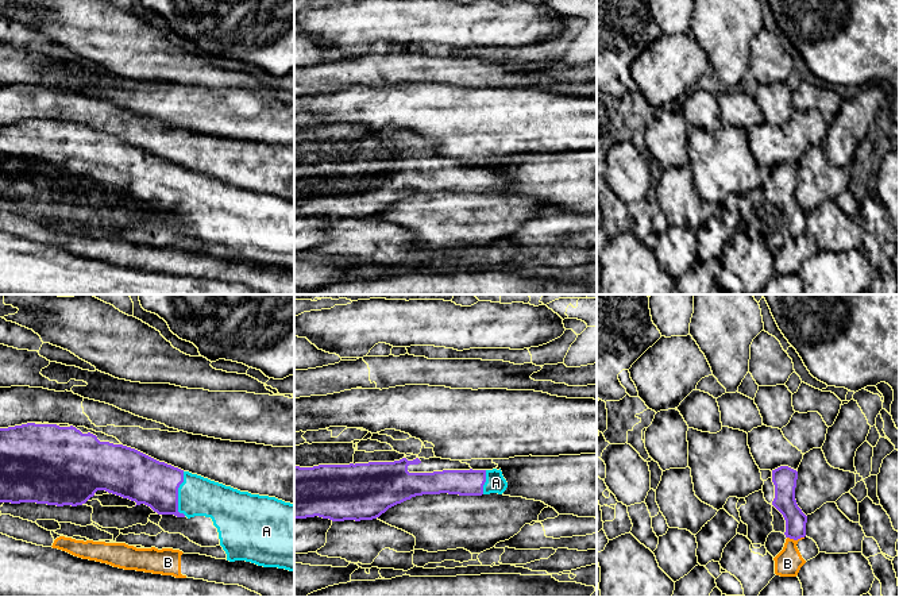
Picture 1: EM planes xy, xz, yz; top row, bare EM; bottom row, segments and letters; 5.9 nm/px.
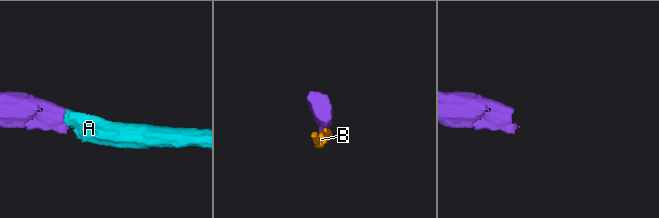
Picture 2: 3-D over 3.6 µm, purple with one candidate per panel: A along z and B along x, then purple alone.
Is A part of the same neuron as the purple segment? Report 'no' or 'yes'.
yes

